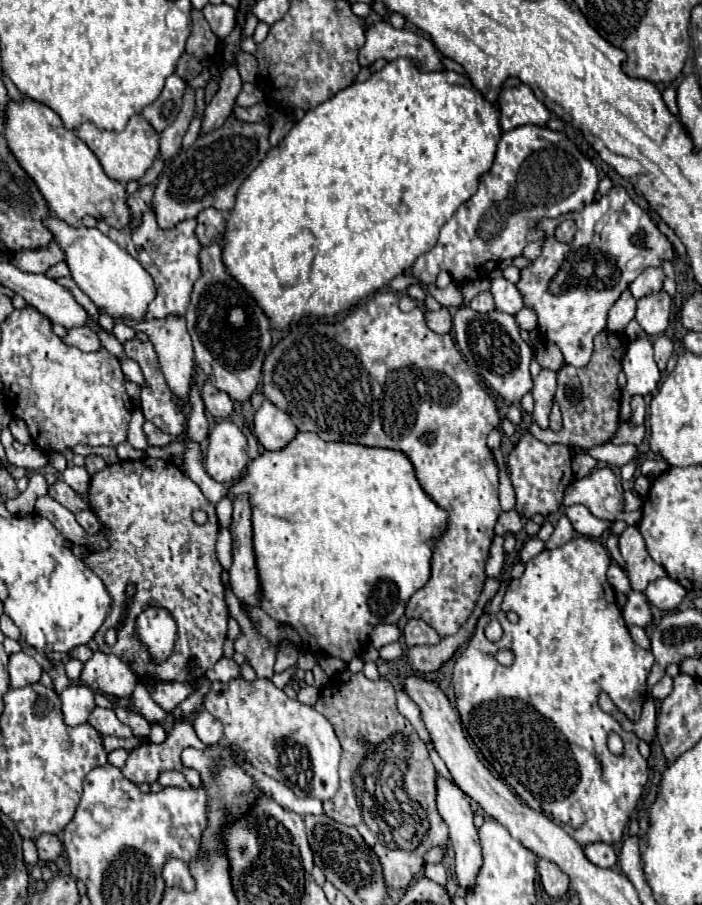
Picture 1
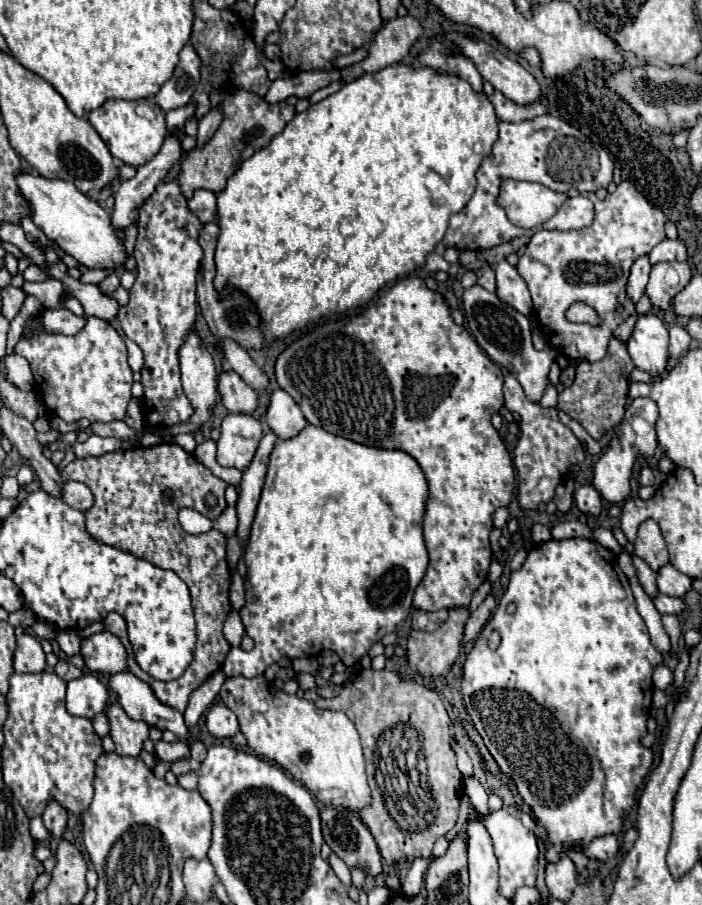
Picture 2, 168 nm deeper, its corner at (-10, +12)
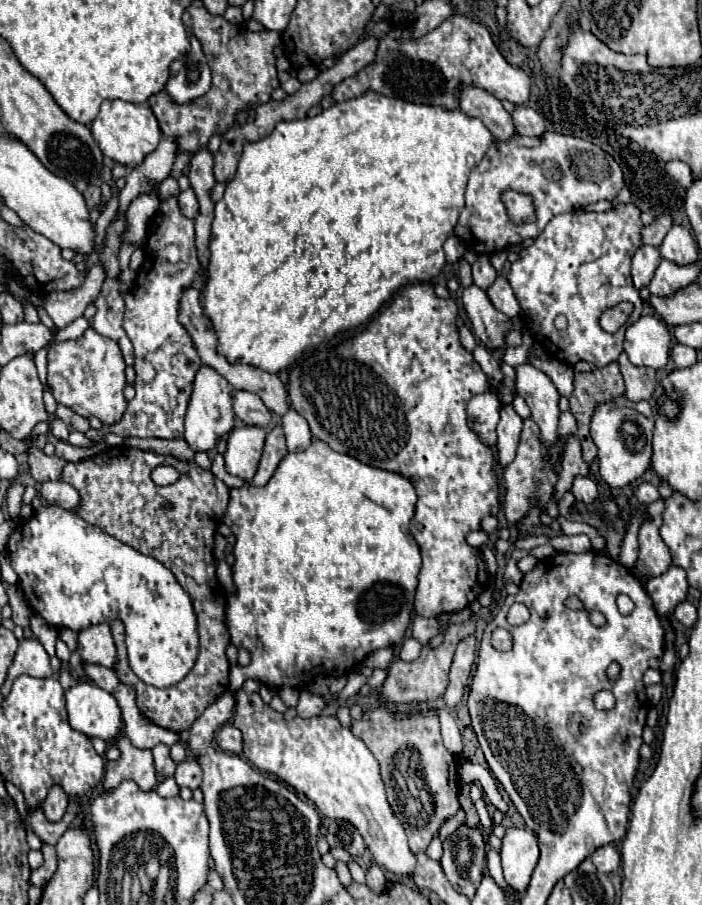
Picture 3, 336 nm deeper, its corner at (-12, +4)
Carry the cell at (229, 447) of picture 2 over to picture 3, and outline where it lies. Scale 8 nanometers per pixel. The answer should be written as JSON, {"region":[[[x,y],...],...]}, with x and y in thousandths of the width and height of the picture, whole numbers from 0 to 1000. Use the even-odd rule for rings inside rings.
{"region":[[[370,471],[333,473],[325,482],[325,493],[319,499],[322,519],[330,526],[359,530],[368,517],[368,508],[373,504],[376,486],[379,486],[379,473]]]}

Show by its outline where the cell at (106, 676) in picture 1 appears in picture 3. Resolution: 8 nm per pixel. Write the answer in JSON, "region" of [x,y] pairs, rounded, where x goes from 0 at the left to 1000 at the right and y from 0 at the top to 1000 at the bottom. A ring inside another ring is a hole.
{"region":[[[154,690],[131,692],[111,701],[111,723],[120,734],[137,734],[148,738],[162,738],[168,731],[165,714]]]}

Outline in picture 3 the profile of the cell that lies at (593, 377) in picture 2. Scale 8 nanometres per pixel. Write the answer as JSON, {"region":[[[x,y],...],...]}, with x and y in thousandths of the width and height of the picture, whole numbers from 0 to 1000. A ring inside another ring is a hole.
{"region":[[[880,400],[843,411],[821,413],[818,433],[812,442],[812,455],[823,466],[823,482],[829,491],[829,506],[840,513],[852,504],[852,495],[840,482],[840,464],[852,449],[860,444],[875,444],[889,438],[889,420]]]}

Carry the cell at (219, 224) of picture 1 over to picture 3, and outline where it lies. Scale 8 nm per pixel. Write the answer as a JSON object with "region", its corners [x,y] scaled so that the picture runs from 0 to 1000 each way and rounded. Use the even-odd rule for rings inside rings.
{"region":[[[268,208],[265,212],[256,212],[256,214],[254,214],[254,225],[256,225],[259,236],[262,236],[262,239],[268,239],[271,243],[274,243],[274,241],[279,241],[279,239],[282,239],[282,234],[285,234],[282,219],[279,219],[279,214],[276,214],[276,210],[274,210],[274,208]]]}

